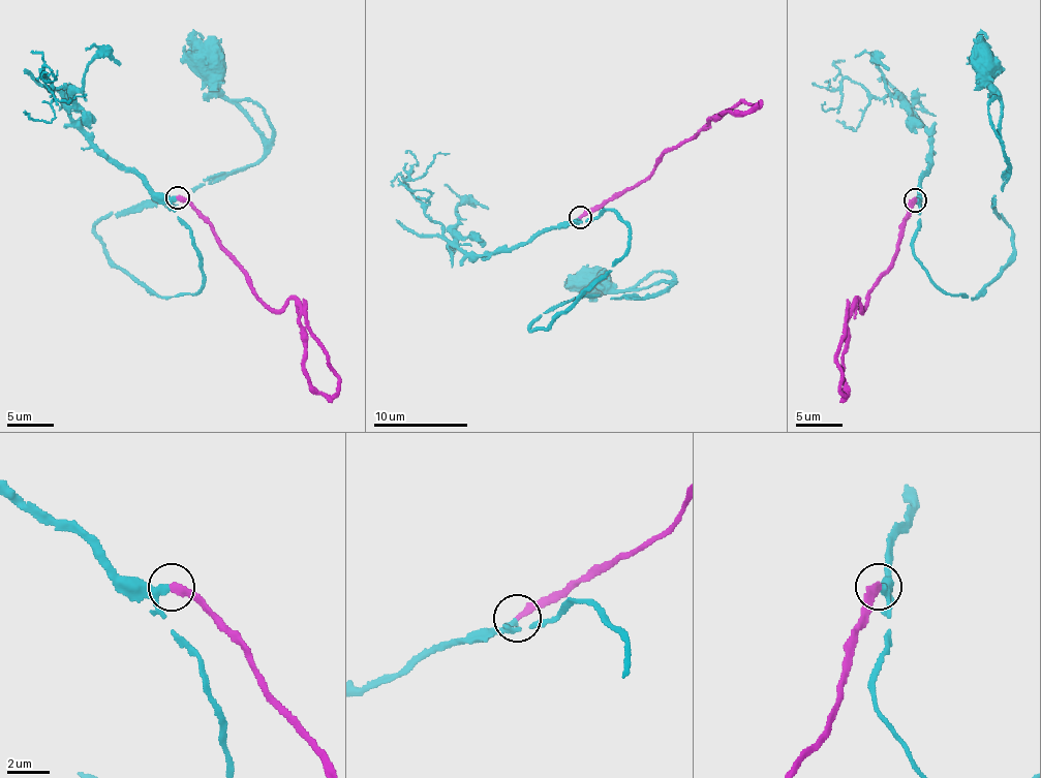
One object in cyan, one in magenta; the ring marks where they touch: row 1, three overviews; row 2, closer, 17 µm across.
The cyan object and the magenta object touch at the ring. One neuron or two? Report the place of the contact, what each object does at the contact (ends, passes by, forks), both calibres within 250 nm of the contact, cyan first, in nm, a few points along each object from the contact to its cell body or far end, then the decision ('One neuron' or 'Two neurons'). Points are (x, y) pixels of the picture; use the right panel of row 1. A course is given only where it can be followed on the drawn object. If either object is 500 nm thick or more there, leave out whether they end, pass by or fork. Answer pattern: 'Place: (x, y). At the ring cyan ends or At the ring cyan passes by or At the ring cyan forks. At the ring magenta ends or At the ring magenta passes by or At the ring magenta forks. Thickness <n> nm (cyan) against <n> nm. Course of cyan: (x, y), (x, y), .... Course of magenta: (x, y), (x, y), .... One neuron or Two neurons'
Place: (915, 199). At the ring cyan passes by. At the ring magenta ends. Thickness 240 nm (cyan) against 320 nm. Course of cyan: (916, 200), (913, 254), (947, 293), (978, 298), (1013, 249), (992, 200), (1011, 167), (985, 59). Course of magenta: (916, 200), (901, 227), (899, 251), (863, 310), (856, 301), (846, 318), (835, 355), (846, 398). One neuron

